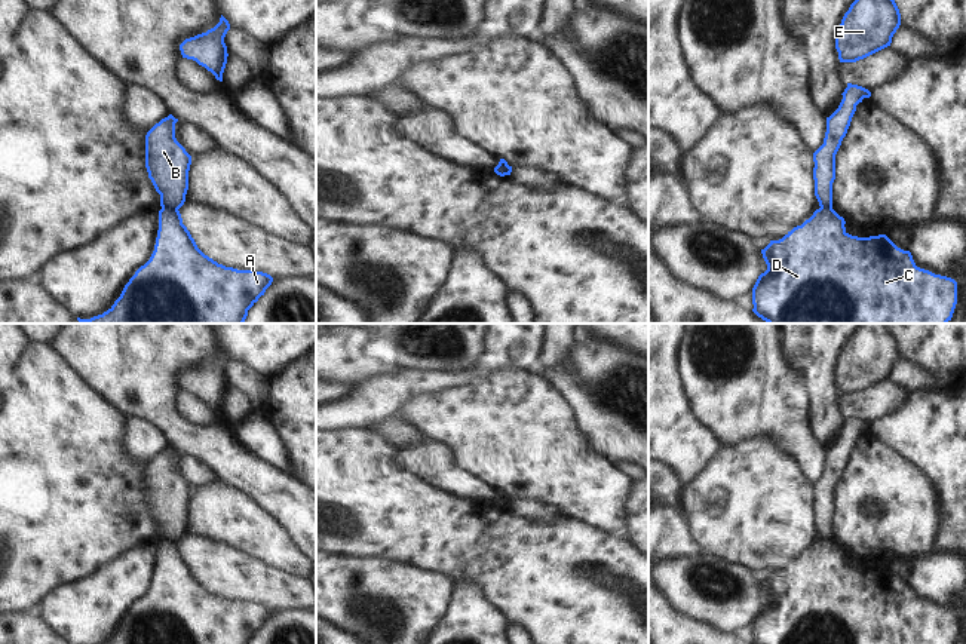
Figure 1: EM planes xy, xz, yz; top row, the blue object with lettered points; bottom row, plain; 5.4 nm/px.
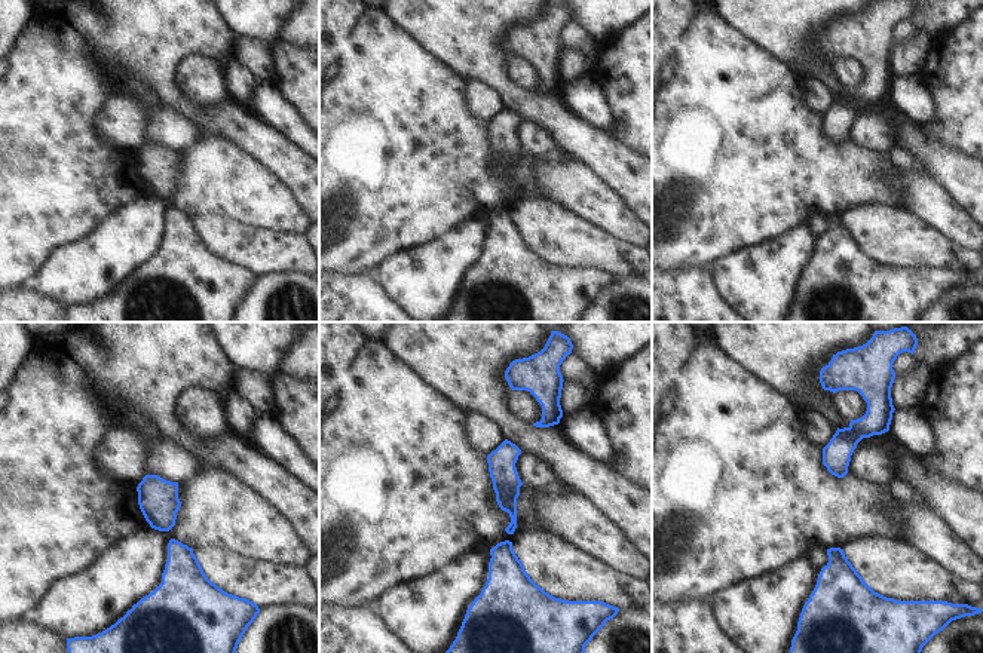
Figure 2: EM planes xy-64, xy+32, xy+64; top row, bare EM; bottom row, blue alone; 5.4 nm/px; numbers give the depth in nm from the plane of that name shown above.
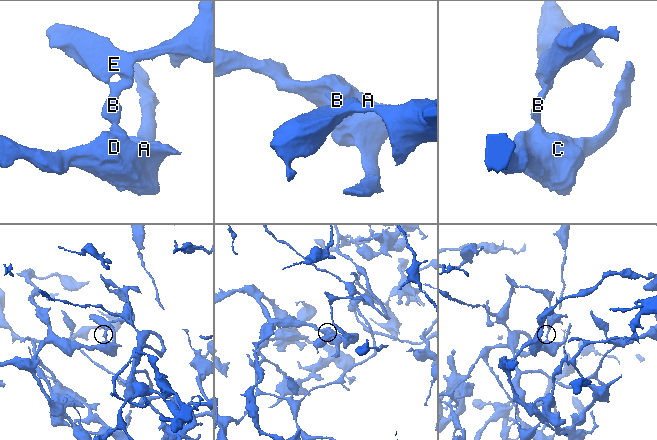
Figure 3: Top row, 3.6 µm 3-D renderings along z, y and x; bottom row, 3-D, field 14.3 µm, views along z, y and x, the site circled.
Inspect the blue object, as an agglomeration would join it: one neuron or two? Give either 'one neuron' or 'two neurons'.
two neurons

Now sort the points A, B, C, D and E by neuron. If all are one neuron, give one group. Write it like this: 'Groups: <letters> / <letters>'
Groups: A C D / B E.

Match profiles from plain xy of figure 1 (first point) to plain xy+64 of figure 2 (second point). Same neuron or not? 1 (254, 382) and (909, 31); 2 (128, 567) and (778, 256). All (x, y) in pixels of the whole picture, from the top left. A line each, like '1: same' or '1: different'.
1: same
2: same

